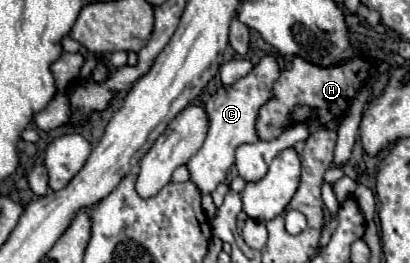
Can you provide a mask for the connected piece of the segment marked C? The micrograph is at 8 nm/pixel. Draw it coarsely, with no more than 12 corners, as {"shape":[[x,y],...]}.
{"shape":[[263,57],[249,75],[205,103],[209,129],[187,161],[209,195],[235,149],[257,143],[259,109],[273,99],[279,65]]}

